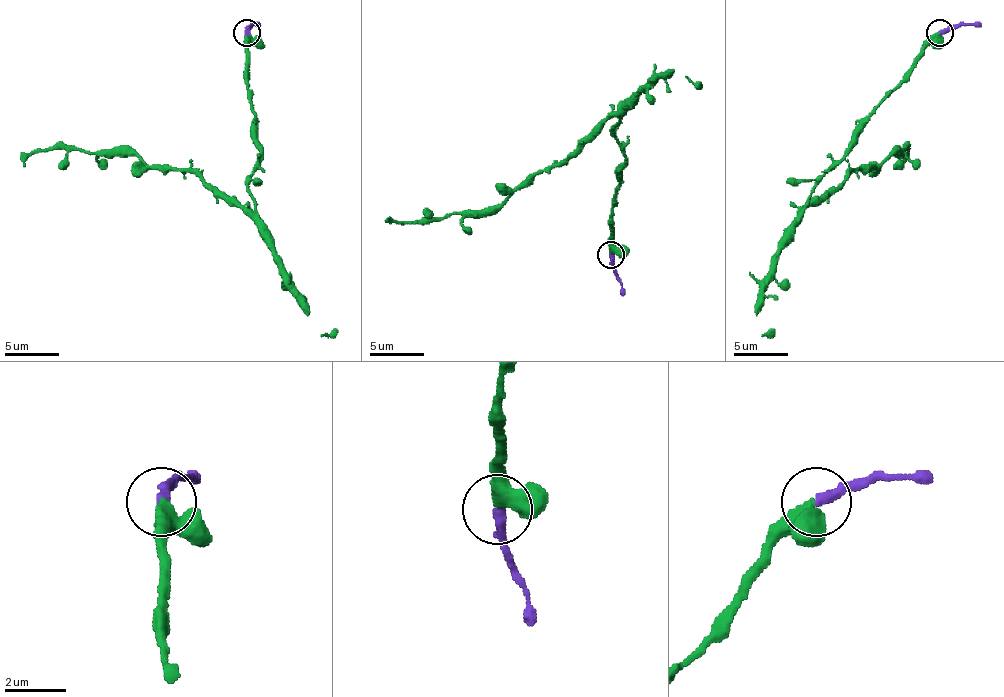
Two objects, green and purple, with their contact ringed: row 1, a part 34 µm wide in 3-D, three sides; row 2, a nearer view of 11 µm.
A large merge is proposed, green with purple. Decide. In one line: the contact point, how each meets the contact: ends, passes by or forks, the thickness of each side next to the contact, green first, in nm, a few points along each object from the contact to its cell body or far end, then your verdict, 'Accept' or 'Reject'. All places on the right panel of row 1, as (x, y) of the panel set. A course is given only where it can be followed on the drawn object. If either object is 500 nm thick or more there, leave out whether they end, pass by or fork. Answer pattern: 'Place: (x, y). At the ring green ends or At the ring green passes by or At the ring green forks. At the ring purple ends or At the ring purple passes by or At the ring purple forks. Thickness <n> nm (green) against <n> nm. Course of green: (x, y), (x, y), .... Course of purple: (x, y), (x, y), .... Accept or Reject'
Place: (940, 33). At the ring green passes by. At the ring purple ends. Thickness 360 nm (green) against 340 nm. Course of green: (938, 32), (916, 67), (821, 179), (802, 211), (848, 176), (908, 149), (902, 165). Course of purple: (940, 32), (962, 24), (981, 27). Accept

